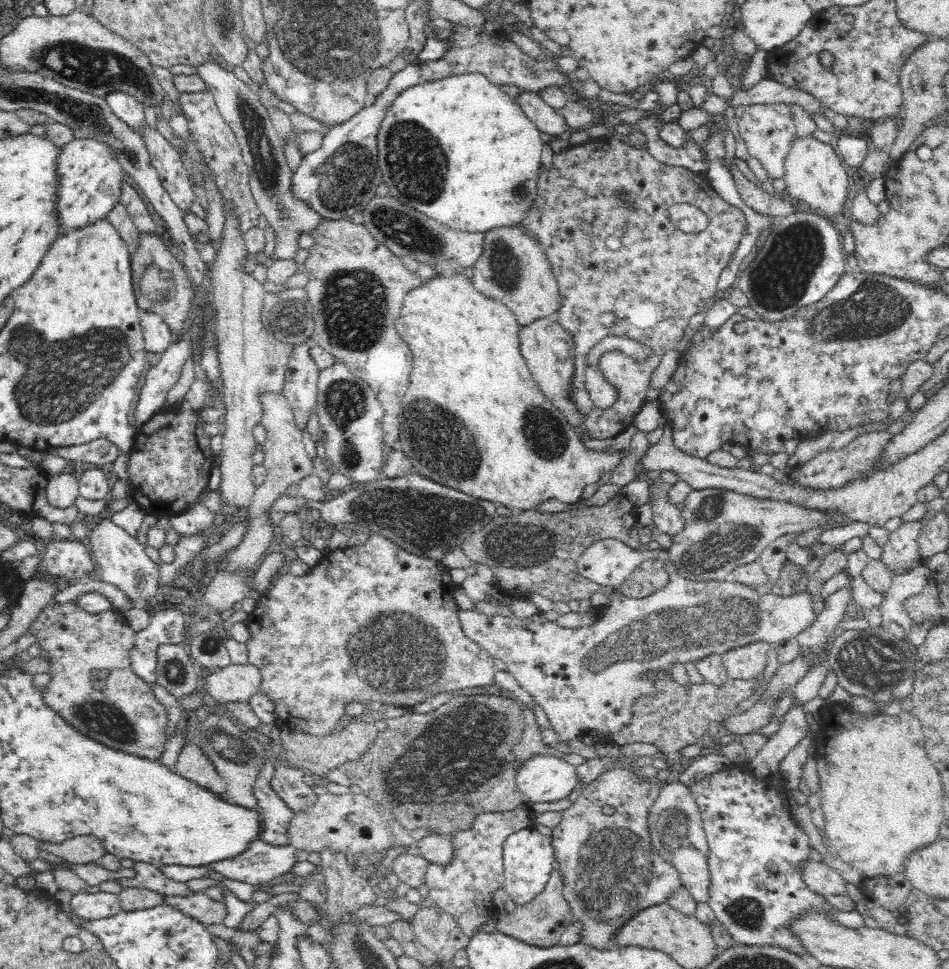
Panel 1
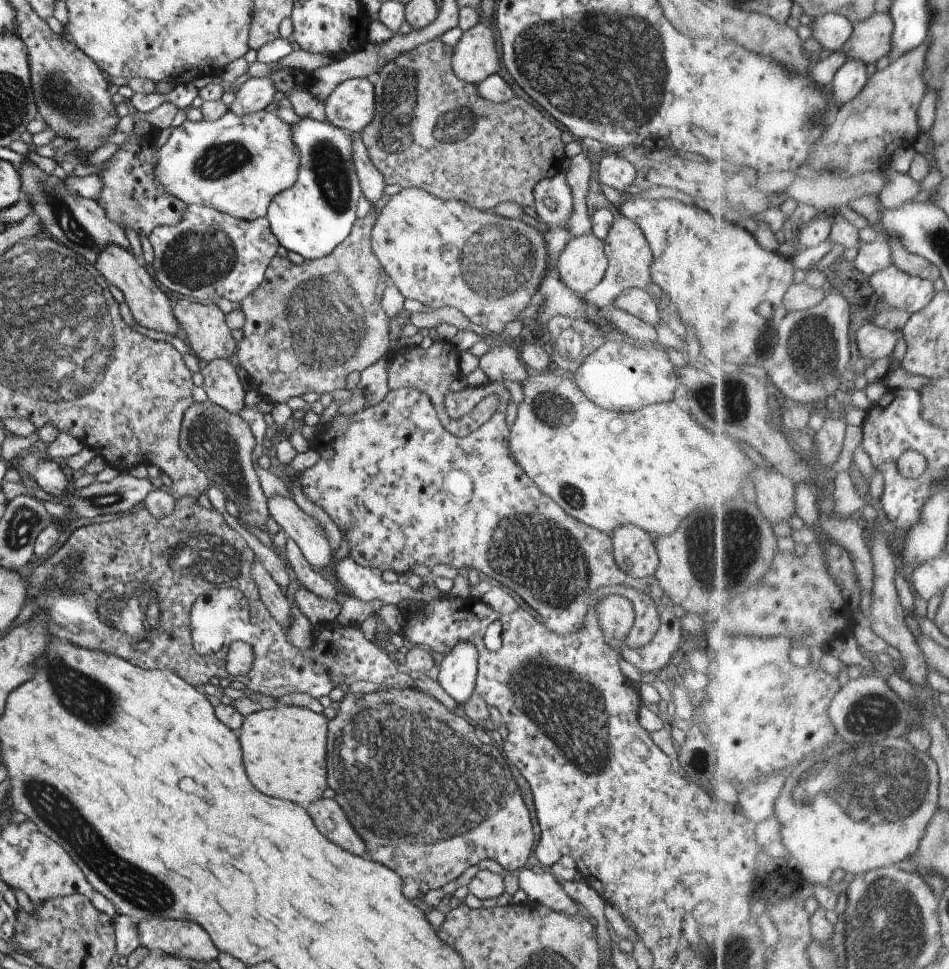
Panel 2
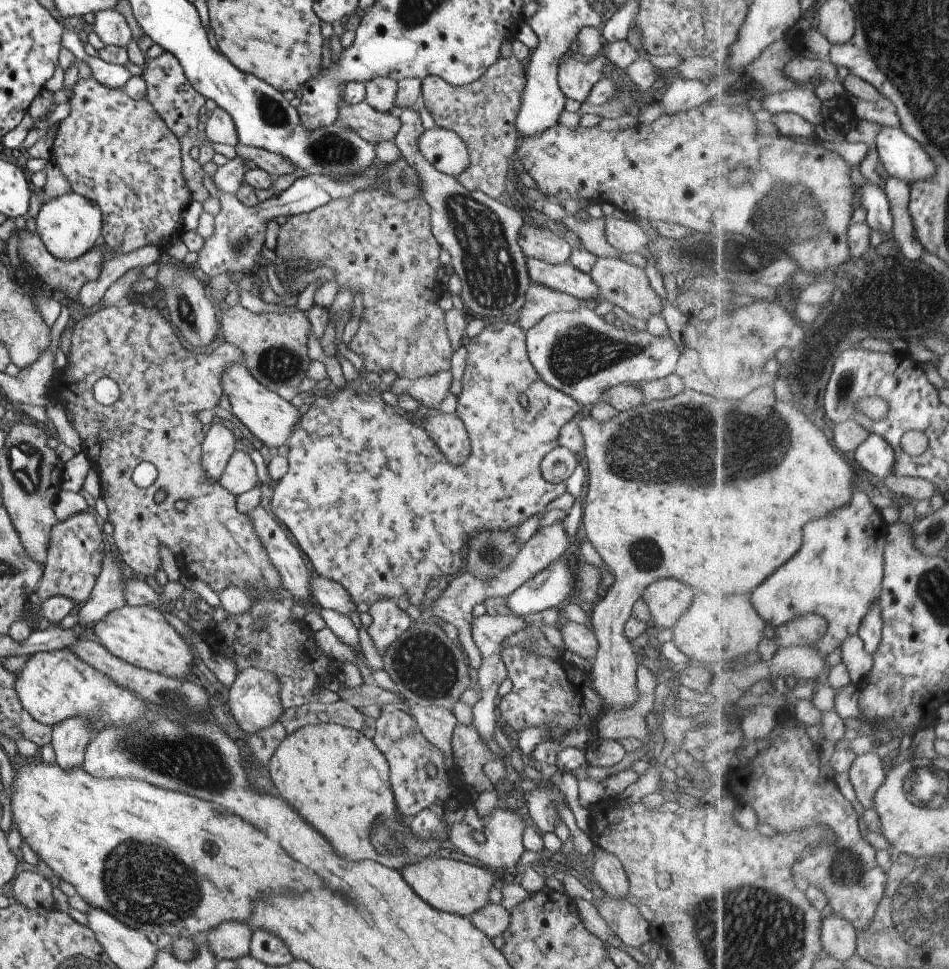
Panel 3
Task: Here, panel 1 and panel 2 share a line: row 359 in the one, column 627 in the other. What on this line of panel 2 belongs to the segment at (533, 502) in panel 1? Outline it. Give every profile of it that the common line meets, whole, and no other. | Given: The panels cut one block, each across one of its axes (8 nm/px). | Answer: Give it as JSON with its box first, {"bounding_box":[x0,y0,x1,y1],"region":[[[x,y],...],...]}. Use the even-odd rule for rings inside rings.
{"bounding_box":[507,371,760,537],"region":[[[551,371],[539,372],[539,374],[533,374],[528,376],[521,382],[520,386],[523,394],[523,400],[521,404],[516,407],[517,414],[511,428],[509,428],[509,438],[507,438],[507,448],[513,456],[514,462],[520,466],[522,471],[537,485],[537,488],[547,495],[561,510],[565,510],[565,514],[573,516],[575,520],[591,526],[591,528],[597,528],[605,534],[610,535],[614,530],[617,530],[619,526],[626,524],[632,524],[638,526],[641,530],[648,532],[653,537],[667,536],[671,534],[673,530],[677,530],[679,526],[679,520],[689,514],[691,510],[695,508],[707,508],[707,506],[713,506],[717,502],[727,502],[727,500],[733,500],[737,494],[739,498],[751,495],[753,488],[753,472],[758,469],[760,461],[758,455],[749,450],[742,442],[732,438],[729,434],[712,433],[703,426],[701,426],[689,413],[683,411],[673,400],[669,402],[661,402],[657,404],[650,404],[644,406],[637,412],[629,412],[629,414],[617,412],[609,412],[604,408],[599,408],[596,404],[593,404],[590,400],[587,400],[581,391],[575,386],[574,381],[571,381],[570,377],[564,375],[557,376],[557,374],[551,374]]]}

